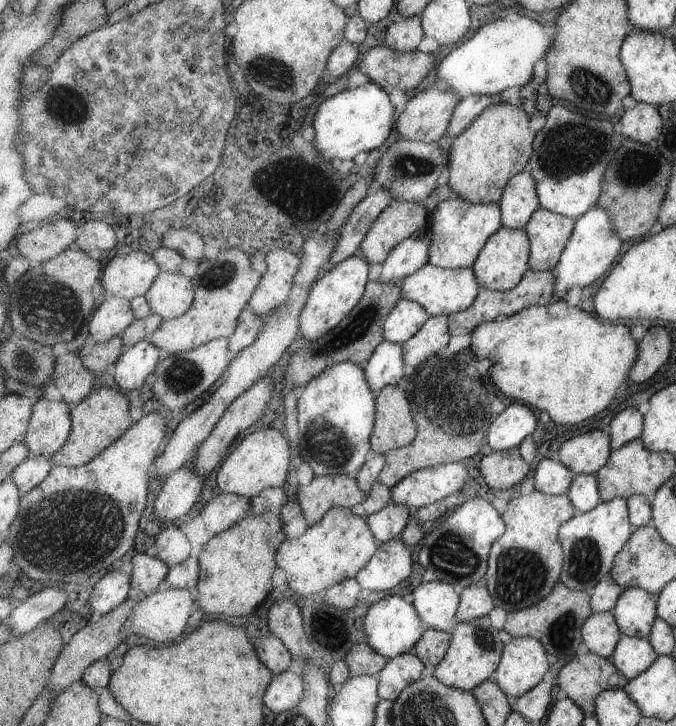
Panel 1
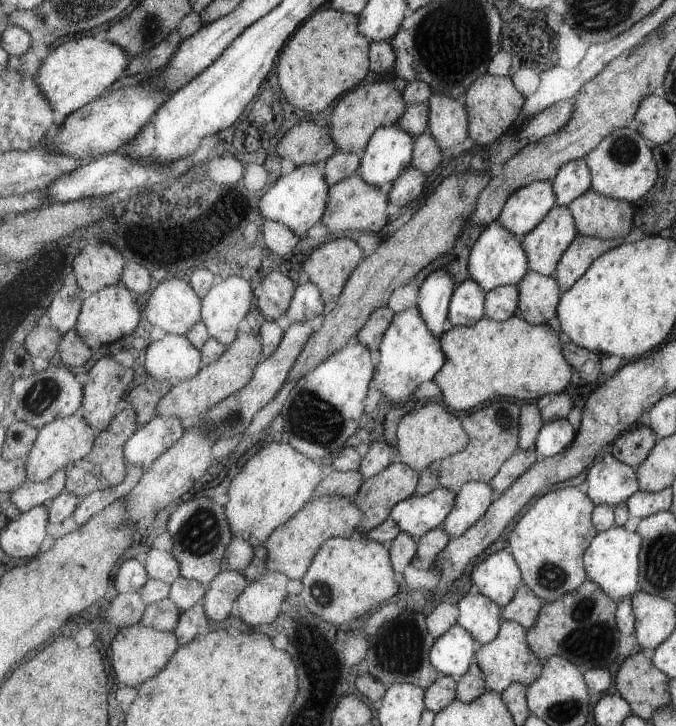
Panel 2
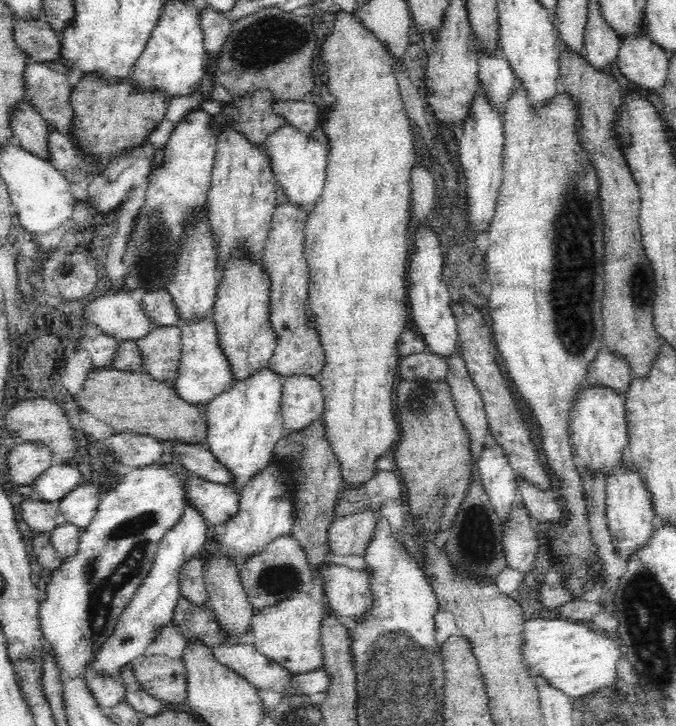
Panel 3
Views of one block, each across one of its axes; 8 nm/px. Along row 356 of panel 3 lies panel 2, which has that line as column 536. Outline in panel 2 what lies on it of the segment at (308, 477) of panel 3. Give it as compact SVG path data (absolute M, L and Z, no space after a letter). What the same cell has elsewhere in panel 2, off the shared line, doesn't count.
M519 314L506 321L481 319L470 327L453 326L440 336L448 361L435 375L447 406L455 412L467 412L495 398L517 398L526 402L548 394L565 392L571 384L573 367L585 382L601 378L603 356L577 346L573 341L561 346L548 325L534 325Z

